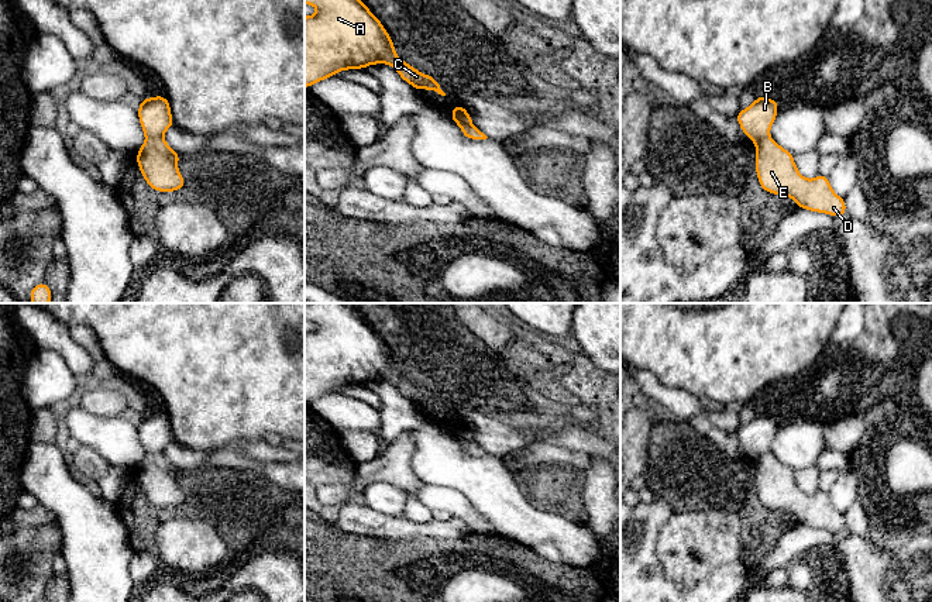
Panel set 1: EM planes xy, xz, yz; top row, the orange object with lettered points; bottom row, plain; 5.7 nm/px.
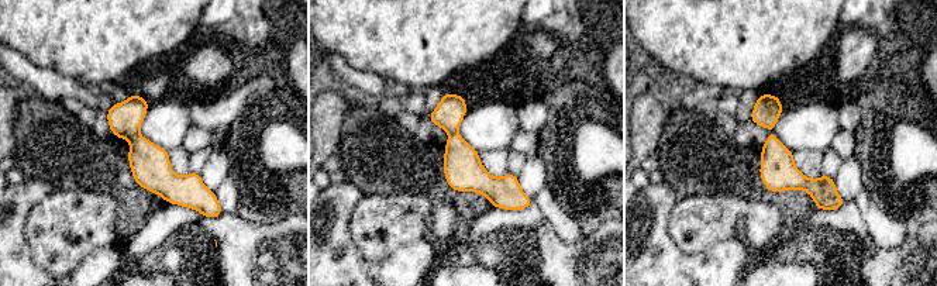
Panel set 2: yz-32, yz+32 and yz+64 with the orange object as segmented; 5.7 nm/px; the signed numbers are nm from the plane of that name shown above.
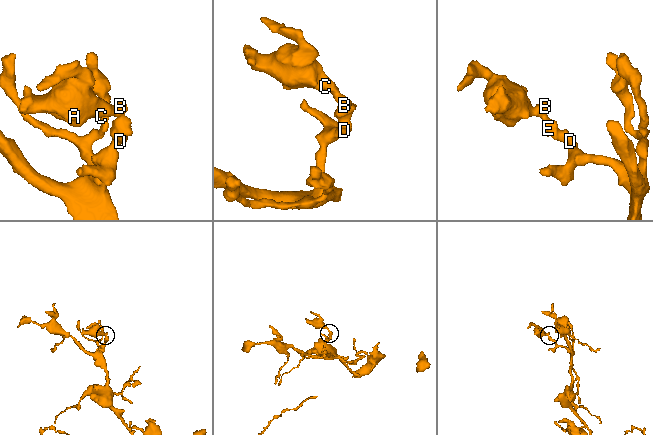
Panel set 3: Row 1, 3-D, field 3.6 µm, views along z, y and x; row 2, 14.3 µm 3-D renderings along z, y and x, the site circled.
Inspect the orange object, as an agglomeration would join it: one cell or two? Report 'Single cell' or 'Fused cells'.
Fused cells

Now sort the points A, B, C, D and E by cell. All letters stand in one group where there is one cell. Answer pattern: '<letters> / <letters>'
A B C / D E

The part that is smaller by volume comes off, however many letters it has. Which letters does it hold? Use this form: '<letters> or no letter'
A, B, C

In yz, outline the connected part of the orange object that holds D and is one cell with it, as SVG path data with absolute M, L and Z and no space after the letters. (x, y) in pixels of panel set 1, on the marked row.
M770 135L756 142L756 175L764 192L791 197L797 207L832 217L847 211L845 199L832 189L829 176L804 178L794 162L794 154Z

